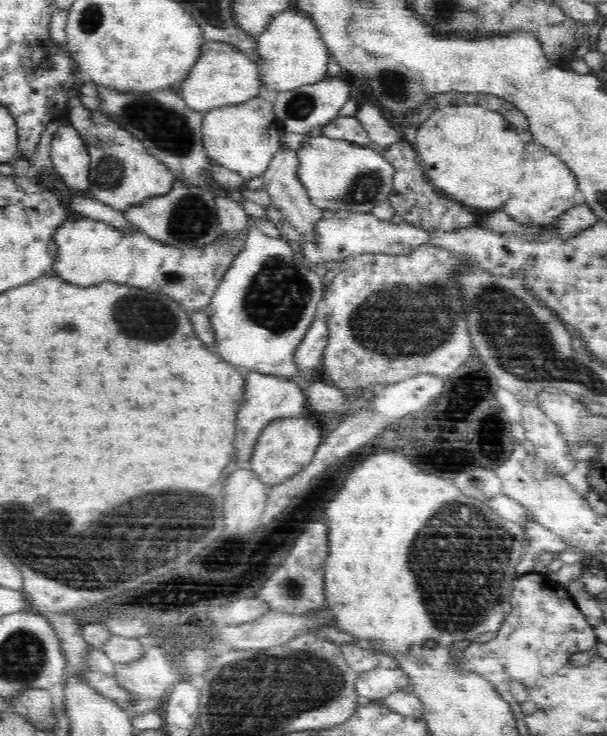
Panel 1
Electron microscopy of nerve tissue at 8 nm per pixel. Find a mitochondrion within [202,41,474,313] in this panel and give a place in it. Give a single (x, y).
(365, 187)

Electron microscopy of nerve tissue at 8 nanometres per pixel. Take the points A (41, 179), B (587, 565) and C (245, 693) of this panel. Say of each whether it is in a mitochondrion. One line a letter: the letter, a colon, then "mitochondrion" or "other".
A: other
B: other
C: mitochondrion

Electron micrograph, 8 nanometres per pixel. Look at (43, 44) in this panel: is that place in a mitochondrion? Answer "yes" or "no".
no

